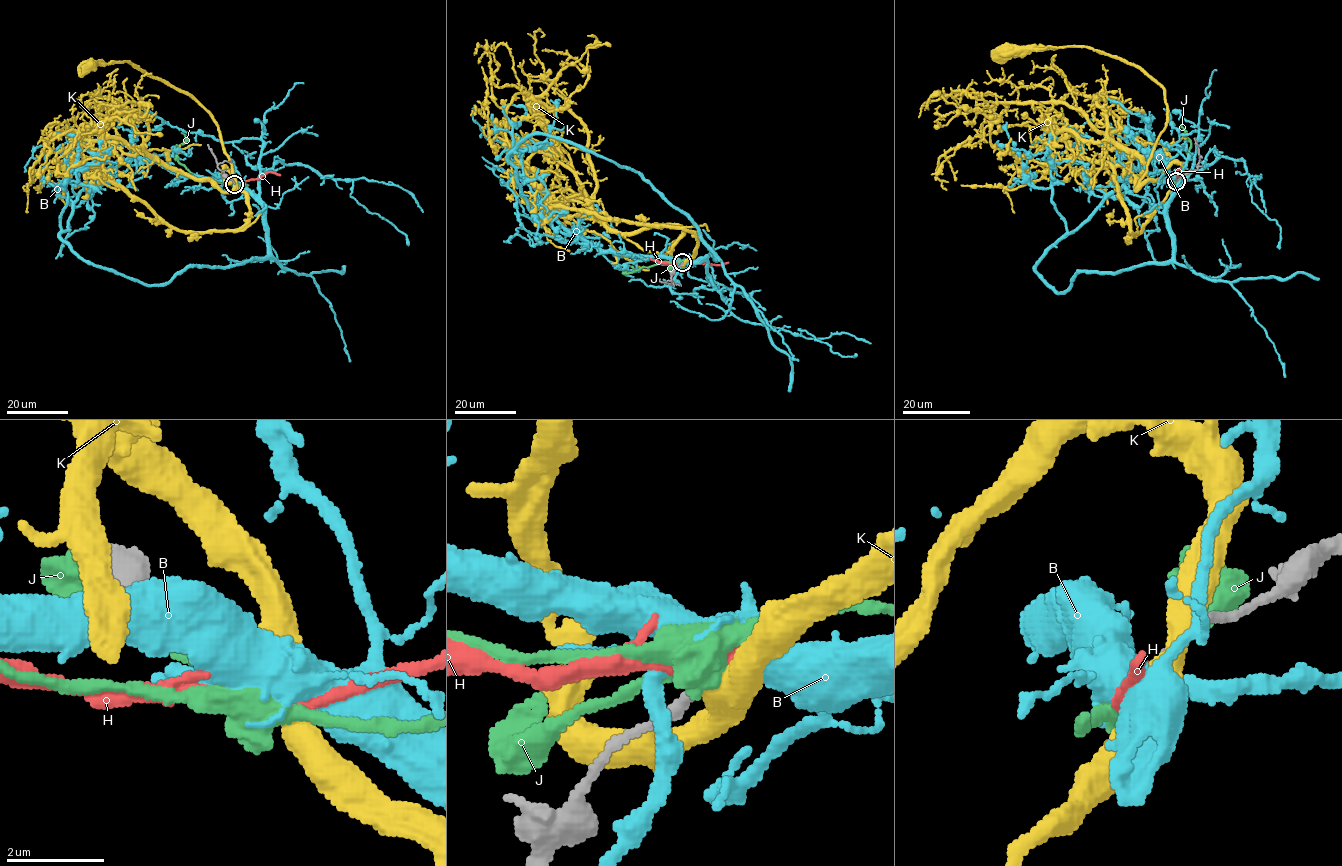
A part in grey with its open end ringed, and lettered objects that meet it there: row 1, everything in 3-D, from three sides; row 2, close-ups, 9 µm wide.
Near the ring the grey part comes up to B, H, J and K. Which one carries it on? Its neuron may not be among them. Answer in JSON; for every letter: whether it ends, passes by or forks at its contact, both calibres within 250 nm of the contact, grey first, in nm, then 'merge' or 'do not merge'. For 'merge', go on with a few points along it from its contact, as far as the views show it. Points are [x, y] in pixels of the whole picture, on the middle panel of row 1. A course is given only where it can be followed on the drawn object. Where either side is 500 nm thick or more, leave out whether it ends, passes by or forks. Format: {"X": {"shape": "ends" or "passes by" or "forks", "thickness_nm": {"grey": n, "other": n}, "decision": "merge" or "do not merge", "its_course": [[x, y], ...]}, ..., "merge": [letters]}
{"B": {"shape": "forks", "thickness_nm": {"grey": 240, "other": 440}, "decision": "do not merge"}, "H": {"shape": "passes by", "thickness_nm": {"grey": 240, "other": 220}, "decision": "do not merge"}, "J": {"shape": "forks", "thickness_nm": {"grey": 240, "other": 400}, "decision": "do not merge"}, "K": {"shape": "passes by", "thickness_nm": {"grey": 240, "other": 480}, "decision": "do not merge"}, "merge": []}

